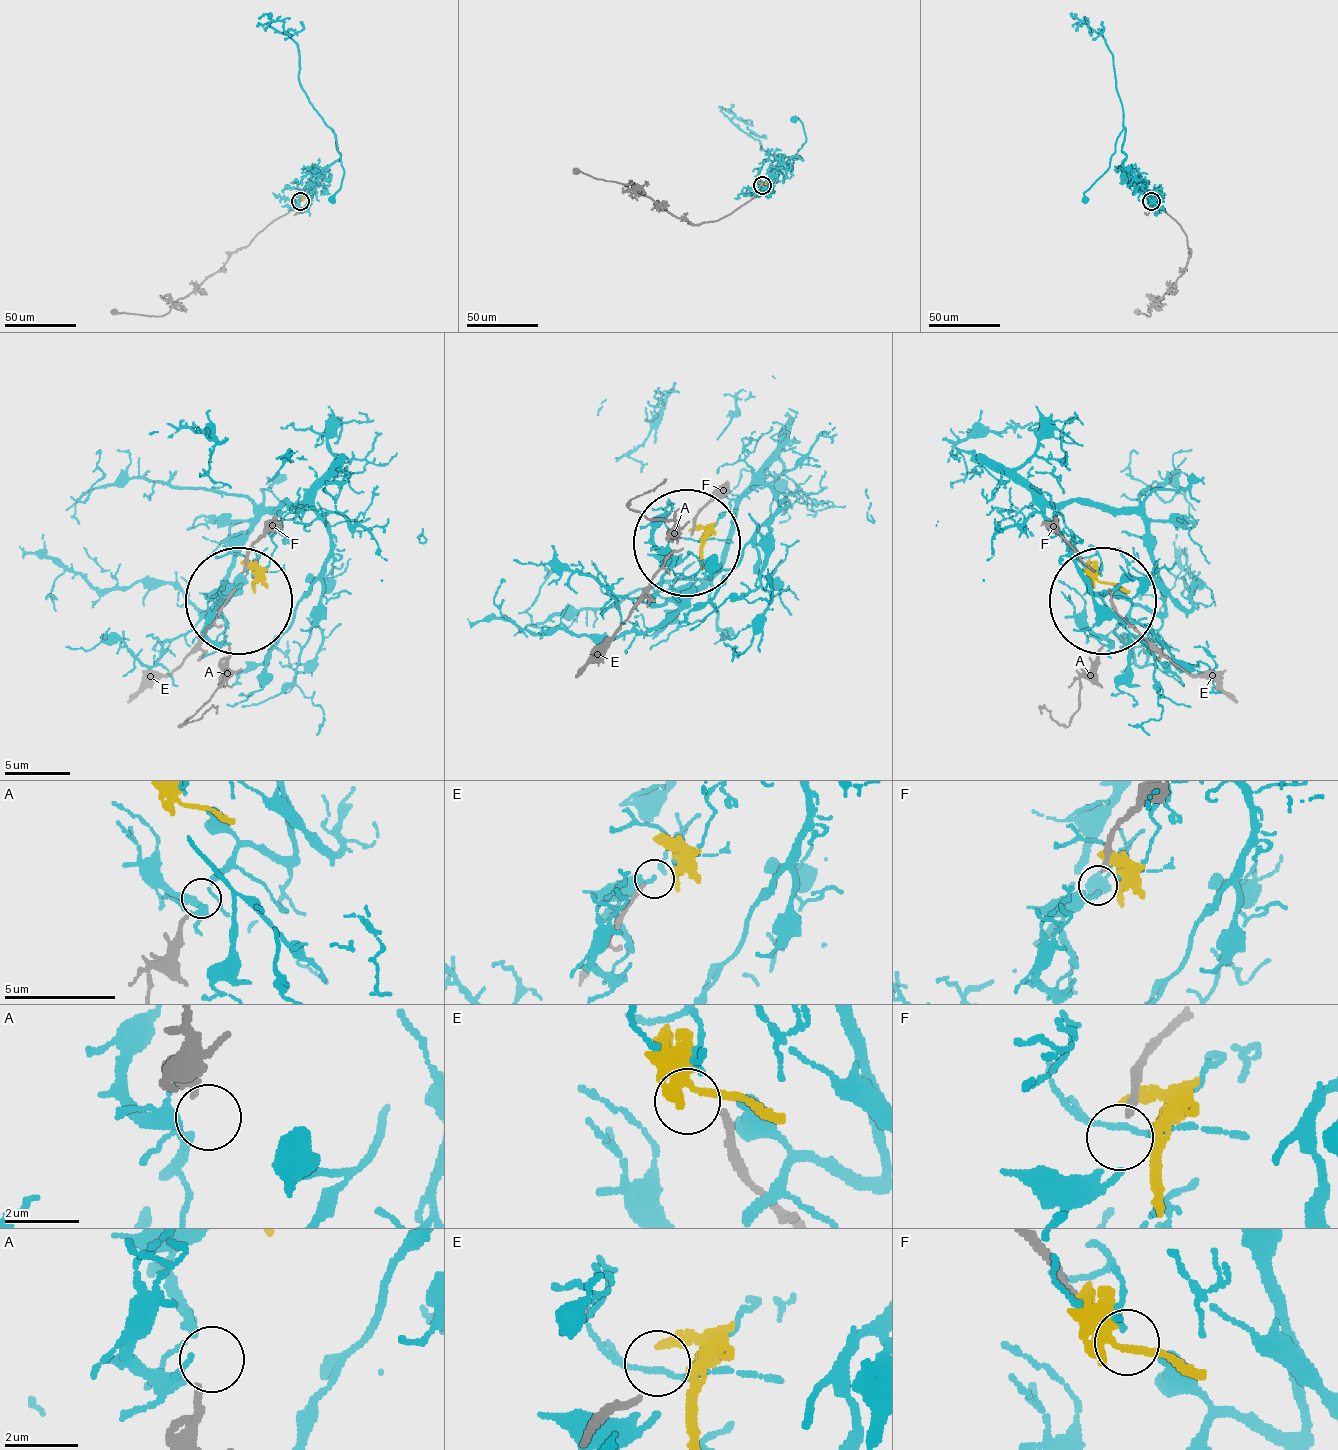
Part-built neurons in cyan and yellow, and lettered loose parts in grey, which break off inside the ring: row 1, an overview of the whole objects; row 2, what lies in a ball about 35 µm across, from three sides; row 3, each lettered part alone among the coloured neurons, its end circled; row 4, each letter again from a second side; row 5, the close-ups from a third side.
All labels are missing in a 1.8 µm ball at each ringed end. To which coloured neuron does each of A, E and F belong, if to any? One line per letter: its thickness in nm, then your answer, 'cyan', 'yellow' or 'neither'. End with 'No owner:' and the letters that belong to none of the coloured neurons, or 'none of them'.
A: 170 nm | neither
E: 180 nm | neither
F: 180 nm | neither
No owner: A, E, F

